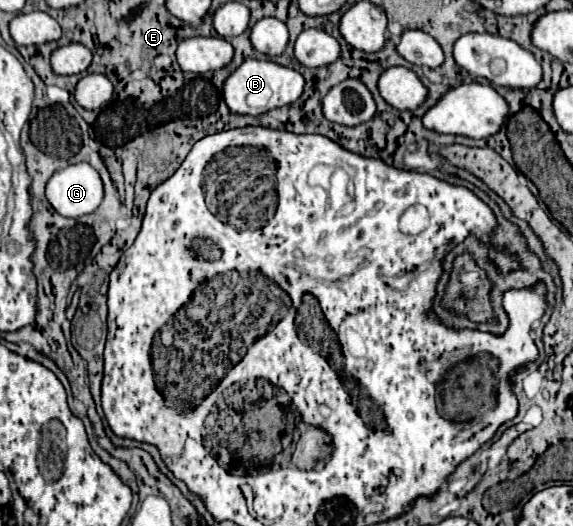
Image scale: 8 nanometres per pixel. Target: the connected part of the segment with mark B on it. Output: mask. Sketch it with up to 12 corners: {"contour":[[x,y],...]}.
{"contour":[[246,58],[224,82],[234,114],[300,98],[300,72]]}

